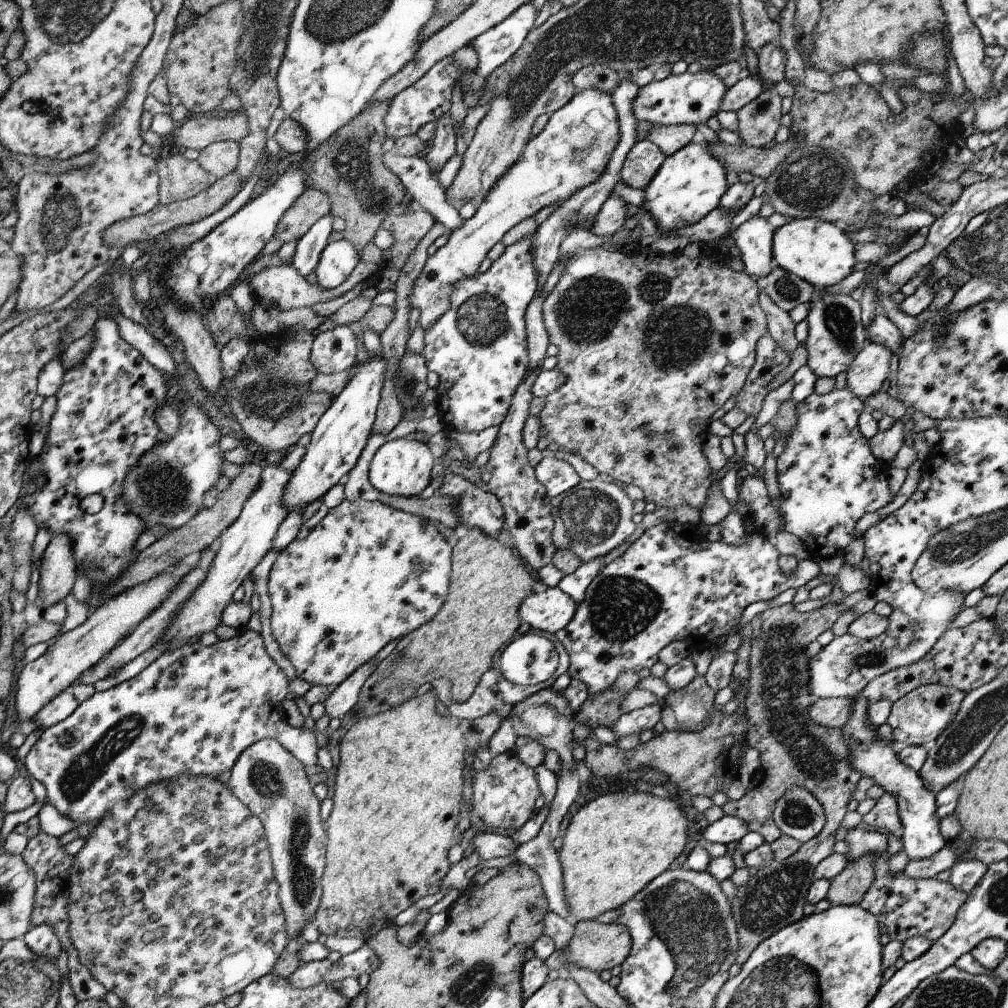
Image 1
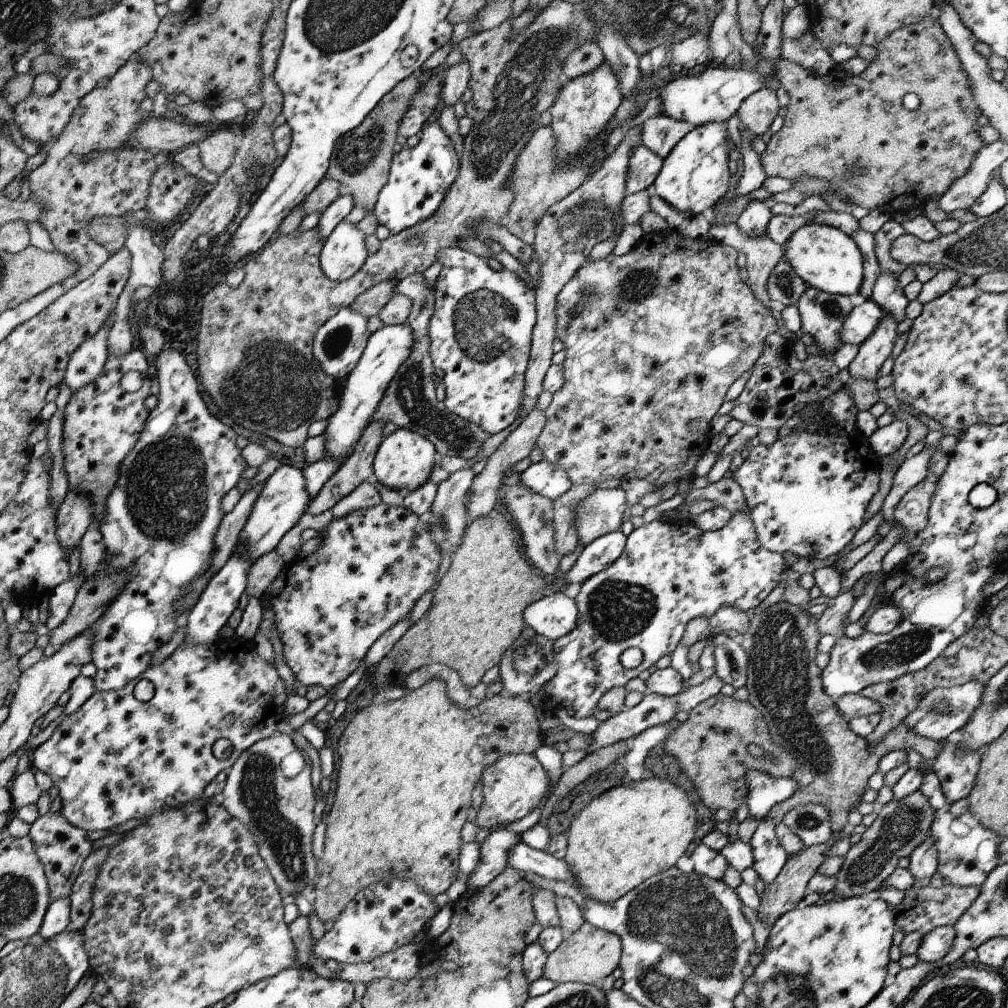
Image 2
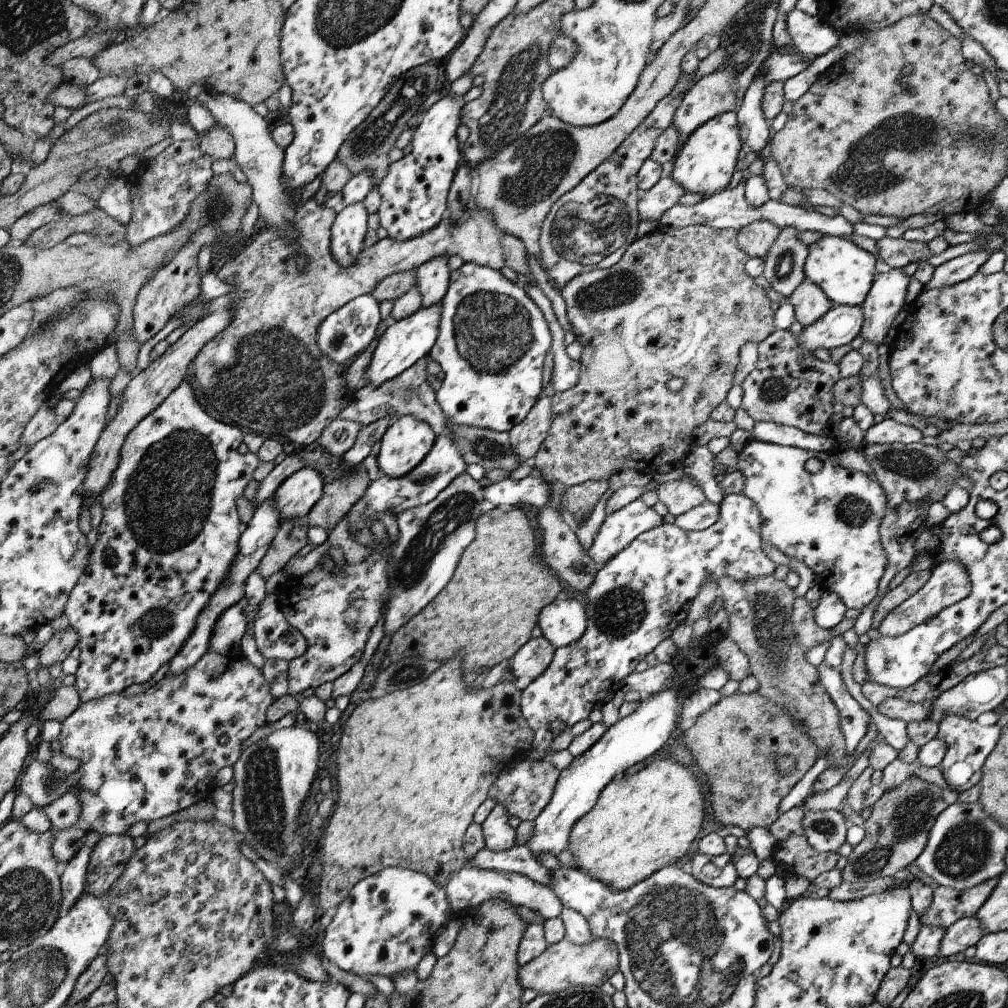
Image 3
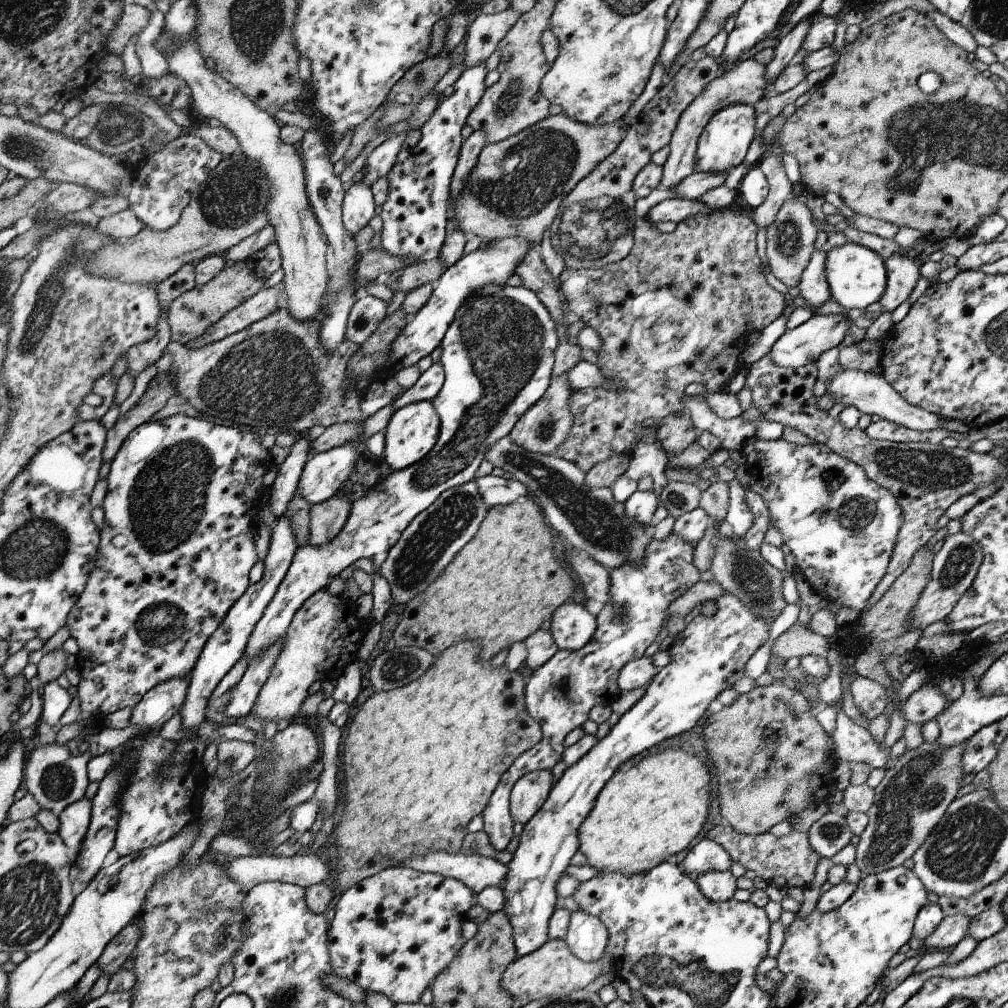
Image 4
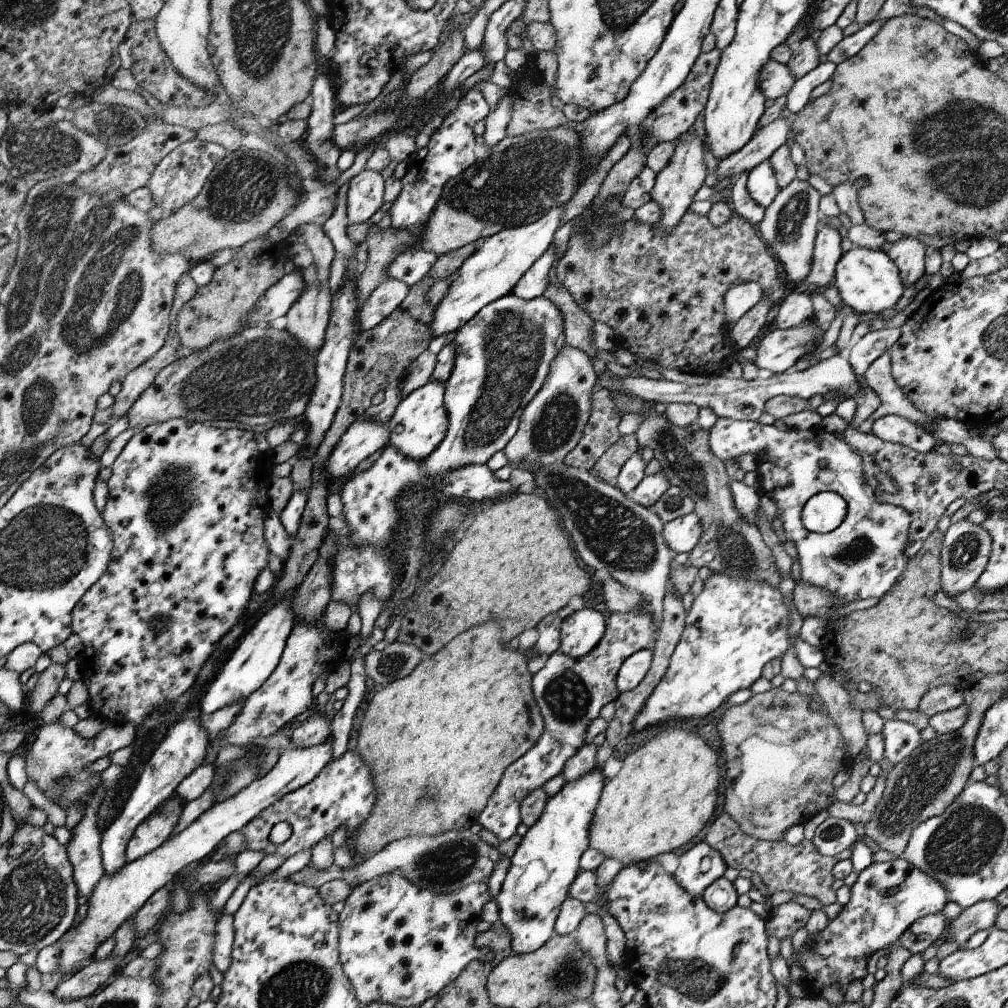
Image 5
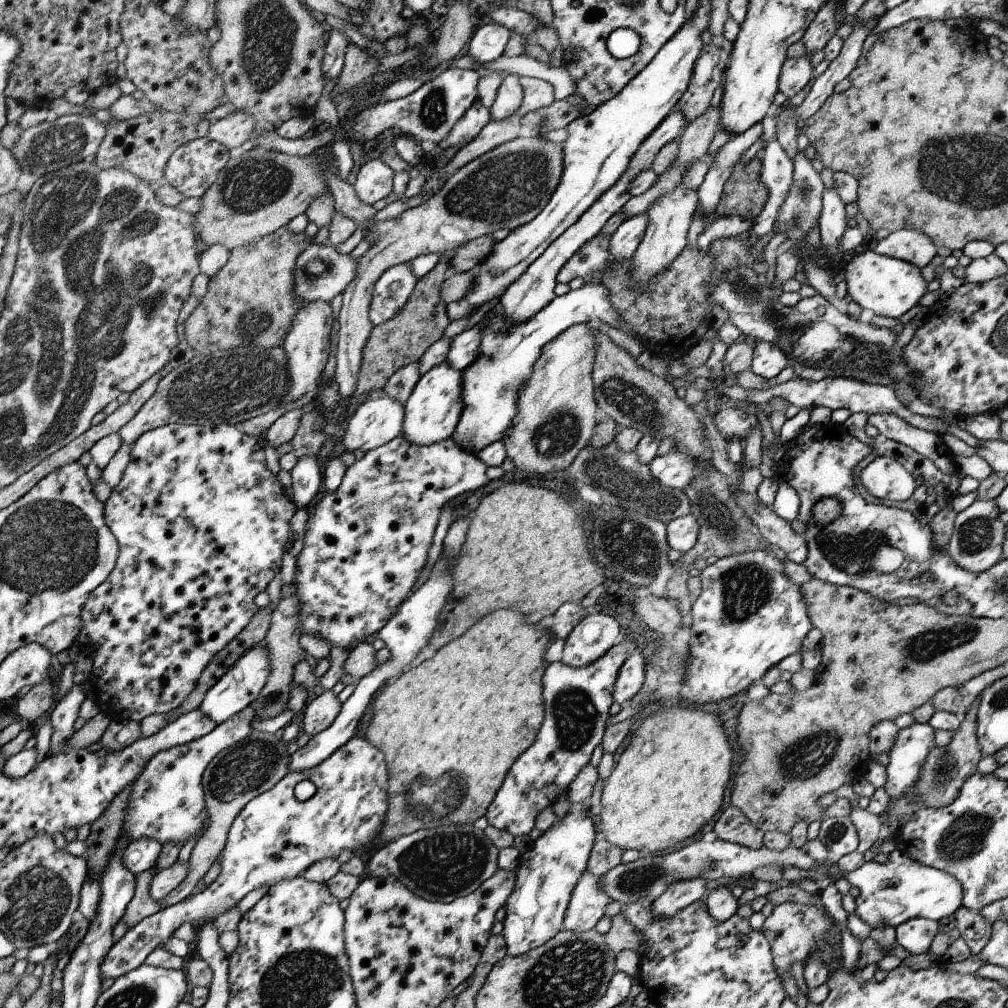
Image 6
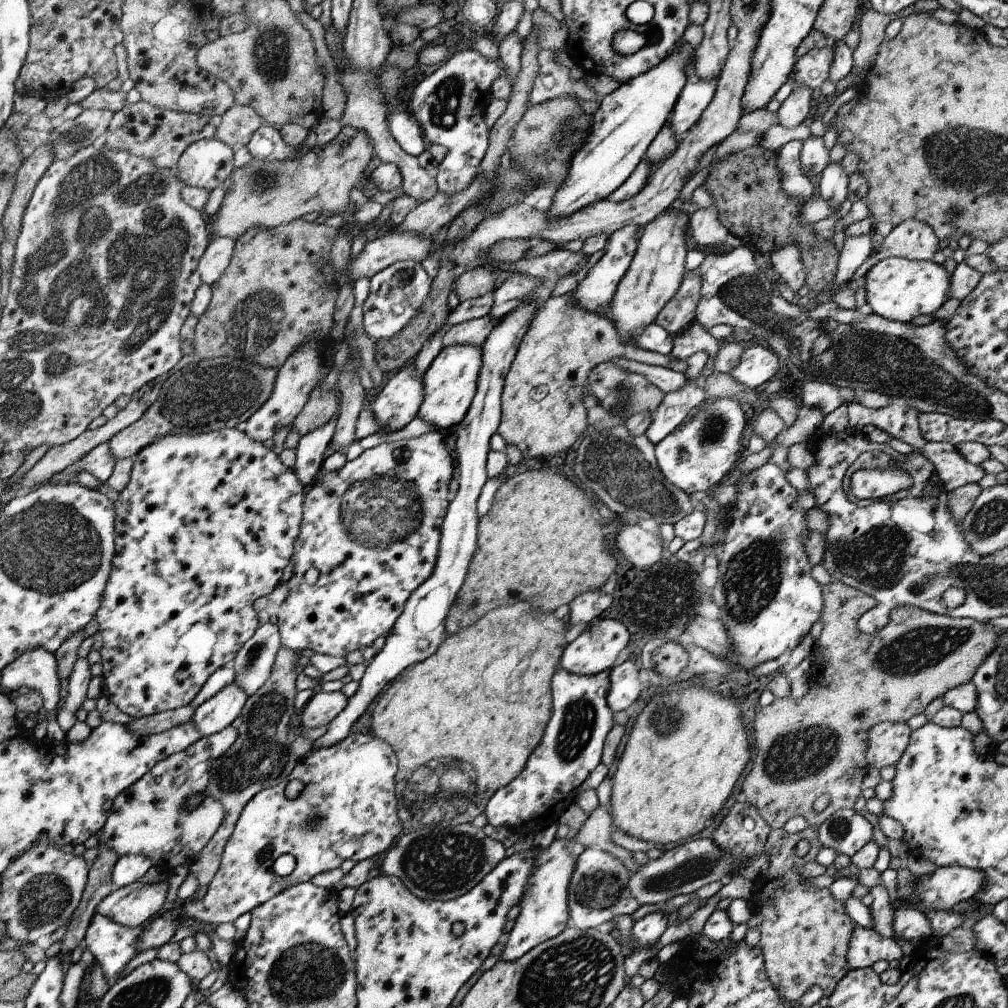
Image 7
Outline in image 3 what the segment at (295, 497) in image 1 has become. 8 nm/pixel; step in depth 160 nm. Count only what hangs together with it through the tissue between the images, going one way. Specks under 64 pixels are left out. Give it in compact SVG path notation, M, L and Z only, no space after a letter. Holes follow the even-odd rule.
M442 302L430 306L430 308L420 308L411 316L403 320L396 321L386 332L382 332L382 336L378 338L378 344L372 352L370 364L366 368L363 385L374 384L380 386L385 384L389 379L395 378L411 368L418 361L427 358L428 354L433 350L434 344L438 340L438 326L442 320Z

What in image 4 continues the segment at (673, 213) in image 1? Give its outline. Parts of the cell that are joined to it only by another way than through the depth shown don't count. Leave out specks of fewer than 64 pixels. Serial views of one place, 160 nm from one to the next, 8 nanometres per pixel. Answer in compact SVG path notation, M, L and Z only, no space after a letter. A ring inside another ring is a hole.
M729 105L727 108L720 110L717 114L714 114L707 126L703 128L702 134L697 142L697 149L695 154L694 173L716 173L726 175L733 170L743 169L747 164L744 159L746 151L756 134L756 119L757 114L753 106L749 105Z

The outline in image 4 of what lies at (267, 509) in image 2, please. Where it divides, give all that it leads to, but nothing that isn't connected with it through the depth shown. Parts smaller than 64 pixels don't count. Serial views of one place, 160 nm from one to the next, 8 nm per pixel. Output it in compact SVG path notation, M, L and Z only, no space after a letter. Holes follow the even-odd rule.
M347 443L309 459L297 486L302 492L300 496L304 496L311 506L336 496L354 471L361 449L358 444Z

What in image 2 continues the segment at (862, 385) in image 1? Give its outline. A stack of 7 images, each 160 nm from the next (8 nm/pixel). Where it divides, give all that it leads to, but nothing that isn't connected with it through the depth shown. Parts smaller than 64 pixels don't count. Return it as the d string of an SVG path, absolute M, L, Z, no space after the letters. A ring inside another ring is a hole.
M885 311L883 312L880 324L864 343L859 344L856 357L847 367L852 380L875 381L879 378L880 367L886 362L886 358L892 354L897 324L890 315Z

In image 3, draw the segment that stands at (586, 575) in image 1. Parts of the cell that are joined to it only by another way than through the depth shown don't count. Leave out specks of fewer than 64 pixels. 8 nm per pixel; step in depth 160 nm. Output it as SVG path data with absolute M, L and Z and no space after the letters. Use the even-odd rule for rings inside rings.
M640 498L607 516L587 551L596 564L604 564L630 545L640 534L664 524L664 518Z

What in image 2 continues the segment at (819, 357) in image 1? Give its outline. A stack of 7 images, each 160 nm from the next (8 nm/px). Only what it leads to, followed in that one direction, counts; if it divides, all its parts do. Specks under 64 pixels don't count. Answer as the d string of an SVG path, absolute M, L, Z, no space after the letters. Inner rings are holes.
M808 287L797 302L801 331L808 332L826 357L833 358L843 340L836 336L854 308L848 296L833 295Z

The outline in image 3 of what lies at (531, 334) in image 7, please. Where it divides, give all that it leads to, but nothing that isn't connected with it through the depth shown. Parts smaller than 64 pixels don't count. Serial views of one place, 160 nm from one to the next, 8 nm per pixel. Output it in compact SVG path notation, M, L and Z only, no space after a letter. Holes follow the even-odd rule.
M544 394L534 404L526 419L508 432L519 462L536 456L541 450L542 444L549 438L550 428L553 427L553 416L552 397Z

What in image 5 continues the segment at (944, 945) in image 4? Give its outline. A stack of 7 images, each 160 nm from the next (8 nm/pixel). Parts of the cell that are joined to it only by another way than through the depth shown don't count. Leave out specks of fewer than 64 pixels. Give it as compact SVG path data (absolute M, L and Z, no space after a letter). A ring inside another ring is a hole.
M996 900L982 901L962 909L958 918L950 922L950 932L958 944L958 951L966 949L968 938L978 930L992 929L996 924L996 916L1002 912L1002 906Z

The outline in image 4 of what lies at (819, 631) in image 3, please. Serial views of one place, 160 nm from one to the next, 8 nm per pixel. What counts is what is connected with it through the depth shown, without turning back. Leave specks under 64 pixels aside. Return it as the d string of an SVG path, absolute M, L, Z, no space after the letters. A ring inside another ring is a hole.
M796 622L778 636L773 642L772 655L782 661L793 656L825 656L829 648L827 638L816 634L812 629L808 632L801 630L803 627L805 625Z

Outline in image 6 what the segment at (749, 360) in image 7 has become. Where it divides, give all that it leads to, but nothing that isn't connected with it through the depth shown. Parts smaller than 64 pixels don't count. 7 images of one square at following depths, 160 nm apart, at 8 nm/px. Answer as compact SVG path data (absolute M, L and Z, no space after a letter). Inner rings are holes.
M761 341L756 348L753 349L750 370L754 374L764 379L772 380L785 368L787 368L786 356L776 344Z

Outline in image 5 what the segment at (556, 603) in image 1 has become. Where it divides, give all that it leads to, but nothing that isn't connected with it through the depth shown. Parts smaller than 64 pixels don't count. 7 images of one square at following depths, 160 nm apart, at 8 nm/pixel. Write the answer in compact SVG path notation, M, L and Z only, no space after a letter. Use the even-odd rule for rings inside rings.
M582 608L560 626L560 654L570 658L584 658L596 648L606 634L606 618L596 610Z

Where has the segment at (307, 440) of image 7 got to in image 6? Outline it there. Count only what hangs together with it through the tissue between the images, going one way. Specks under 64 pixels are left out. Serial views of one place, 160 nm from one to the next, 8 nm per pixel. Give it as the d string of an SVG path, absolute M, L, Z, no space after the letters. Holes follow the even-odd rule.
M306 454L290 471L296 508L308 508L323 493L323 468L317 454Z

